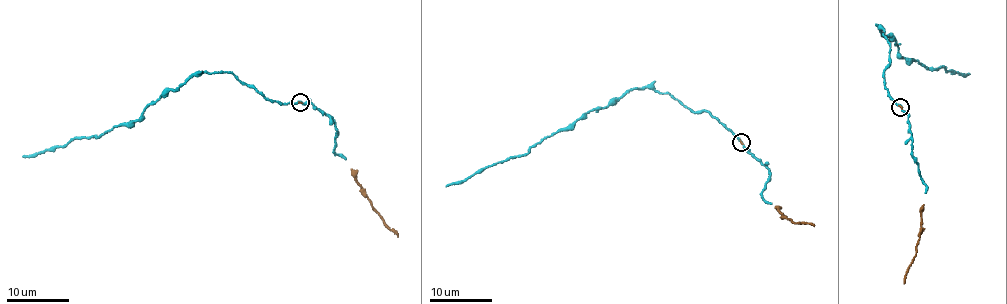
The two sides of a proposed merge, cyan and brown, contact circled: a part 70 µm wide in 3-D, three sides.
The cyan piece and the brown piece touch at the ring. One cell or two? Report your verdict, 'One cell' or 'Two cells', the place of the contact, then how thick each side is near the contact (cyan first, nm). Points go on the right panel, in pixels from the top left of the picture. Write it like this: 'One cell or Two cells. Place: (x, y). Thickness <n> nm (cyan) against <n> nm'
One cell. Place: (900, 107). Thickness 170 nm (cyan) against 70 nm

